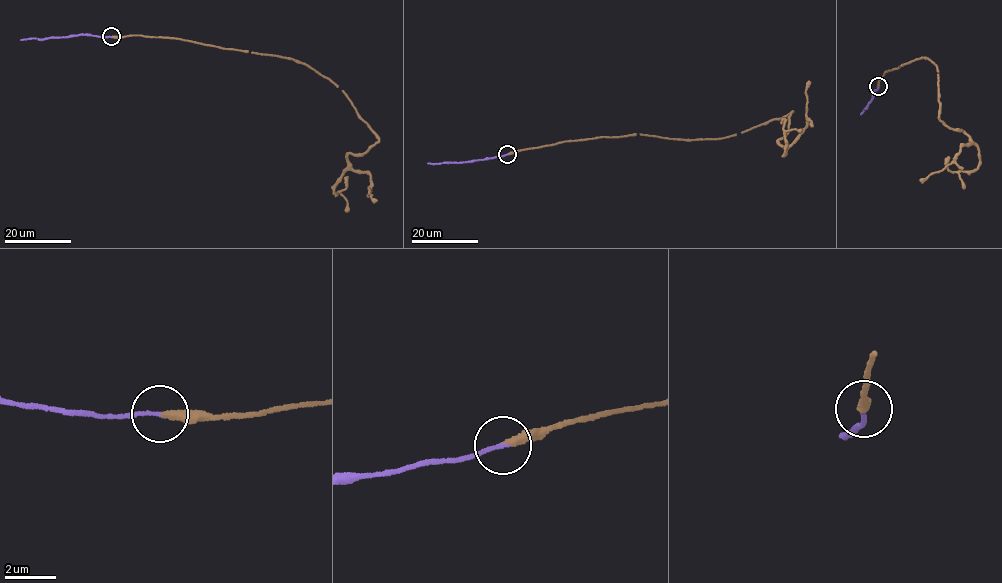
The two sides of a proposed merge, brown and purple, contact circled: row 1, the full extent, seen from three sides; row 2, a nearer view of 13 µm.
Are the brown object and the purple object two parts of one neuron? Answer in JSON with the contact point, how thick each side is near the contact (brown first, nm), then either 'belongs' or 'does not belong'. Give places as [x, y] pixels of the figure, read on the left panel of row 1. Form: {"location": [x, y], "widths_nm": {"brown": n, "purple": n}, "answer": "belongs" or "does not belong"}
{"location": [111, 36], "widths_nm": {"brown": 320, "purple": 150}, "answer": "belongs"}

